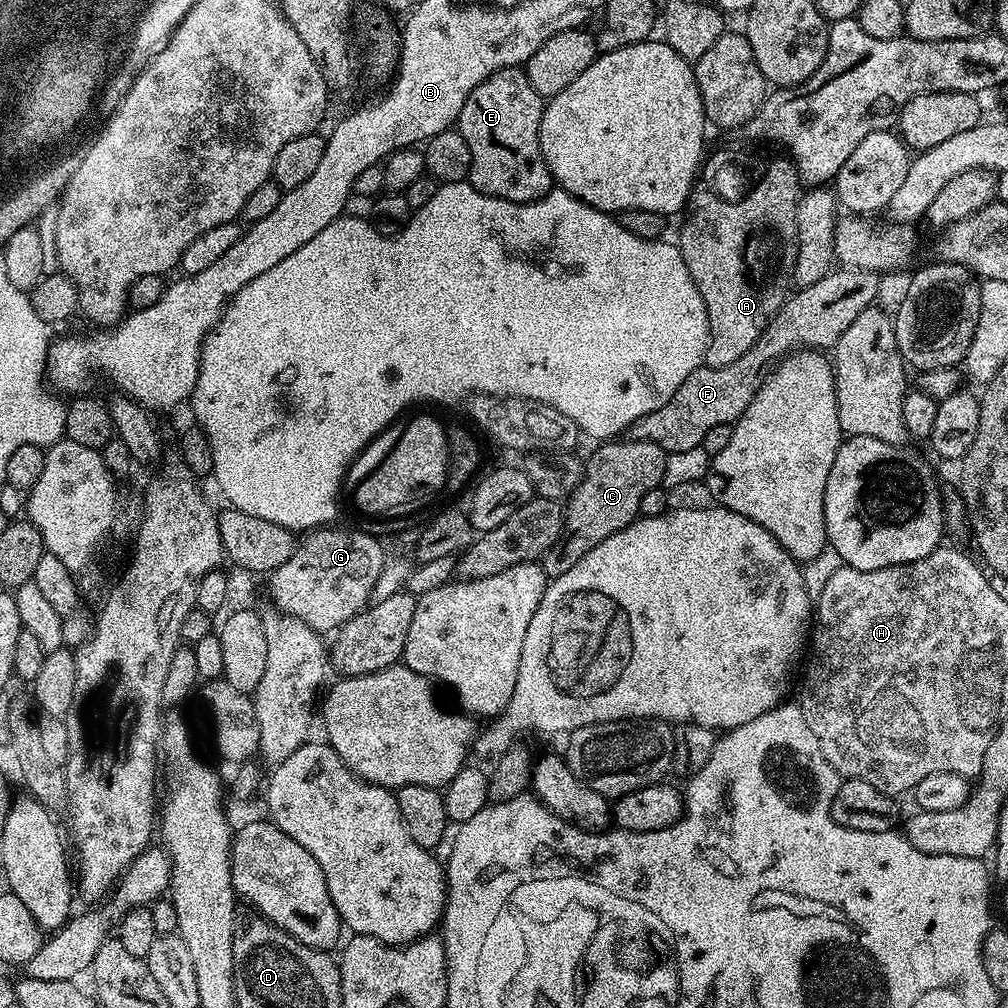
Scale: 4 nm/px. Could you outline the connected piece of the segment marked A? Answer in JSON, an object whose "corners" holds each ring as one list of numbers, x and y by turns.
{"corners":[[776,158,776,168,768,168,768,180,747,189,736,208,723,204,715,191,699,192,691,197,688,217,680,228,678,247,686,262,686,270,690,270,690,278,694,278,706,306,708,345,704,364,710,368,721,368,730,366,730,362,738,362,738,358,758,342,766,326,780,313,780,307,789,298,794,284,792,275,800,253,796,203,802,195,802,181,791,159]]}

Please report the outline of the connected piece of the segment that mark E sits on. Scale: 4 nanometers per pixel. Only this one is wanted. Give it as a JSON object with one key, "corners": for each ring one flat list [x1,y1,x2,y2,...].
{"corners":[[523,67,498,70,476,87,470,98,466,98,458,121,458,130,462,138,466,138,466,146,470,146,472,169,468,172,469,184,474,185,482,194,523,204,541,200,552,191,554,181,540,145,540,123,545,103,545,97,539,96,534,86,530,86,527,71]]}

